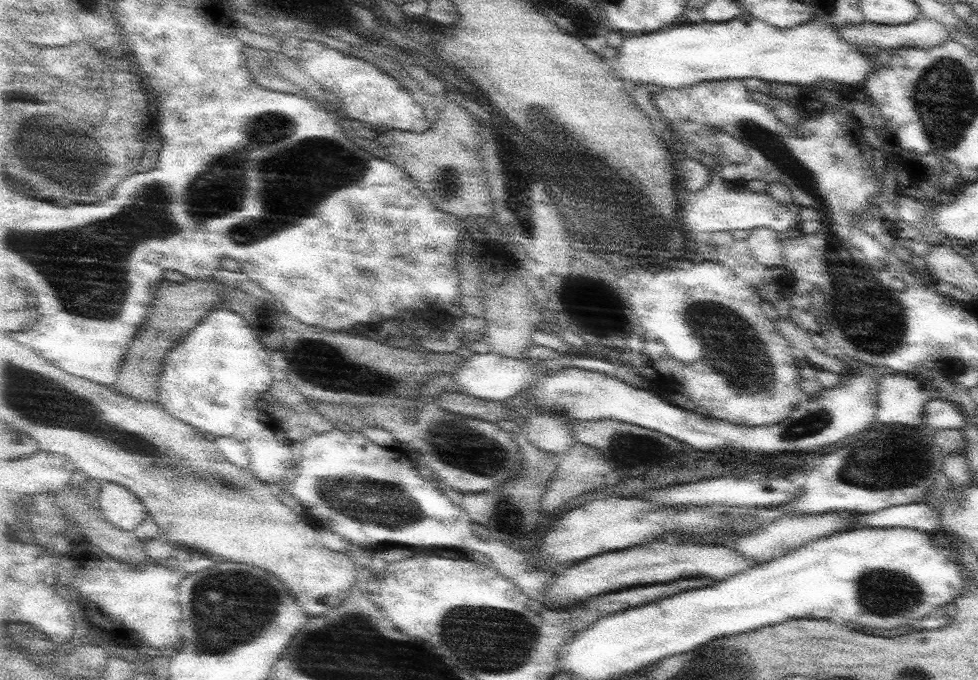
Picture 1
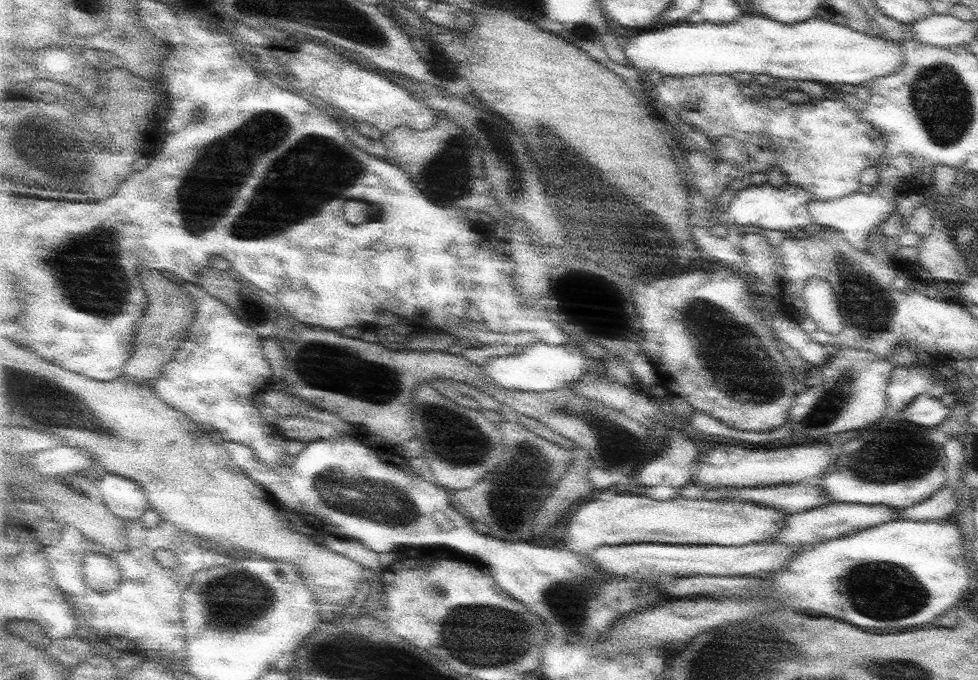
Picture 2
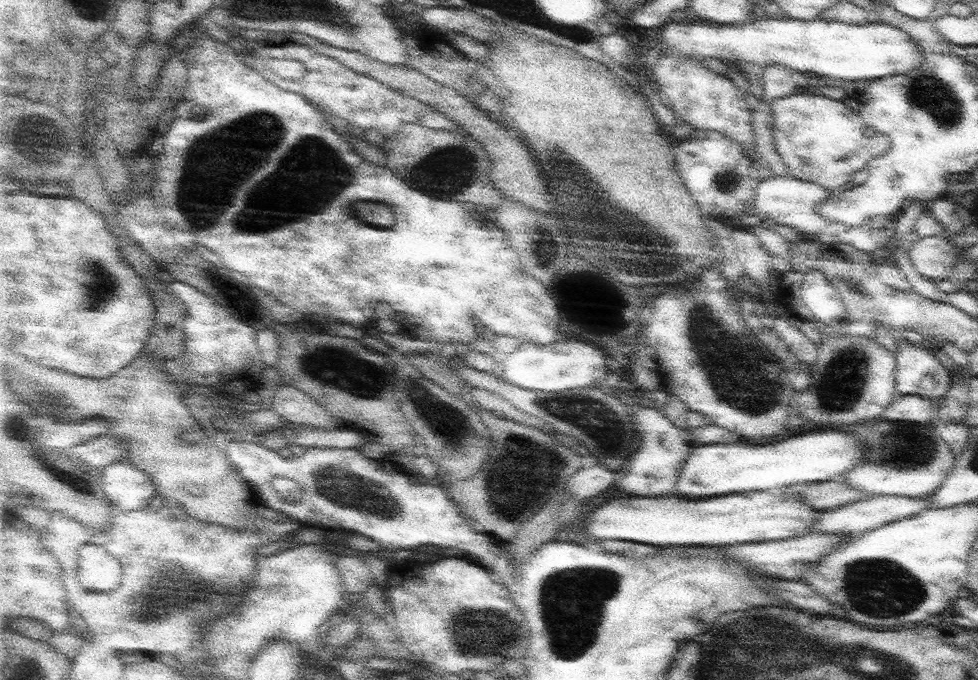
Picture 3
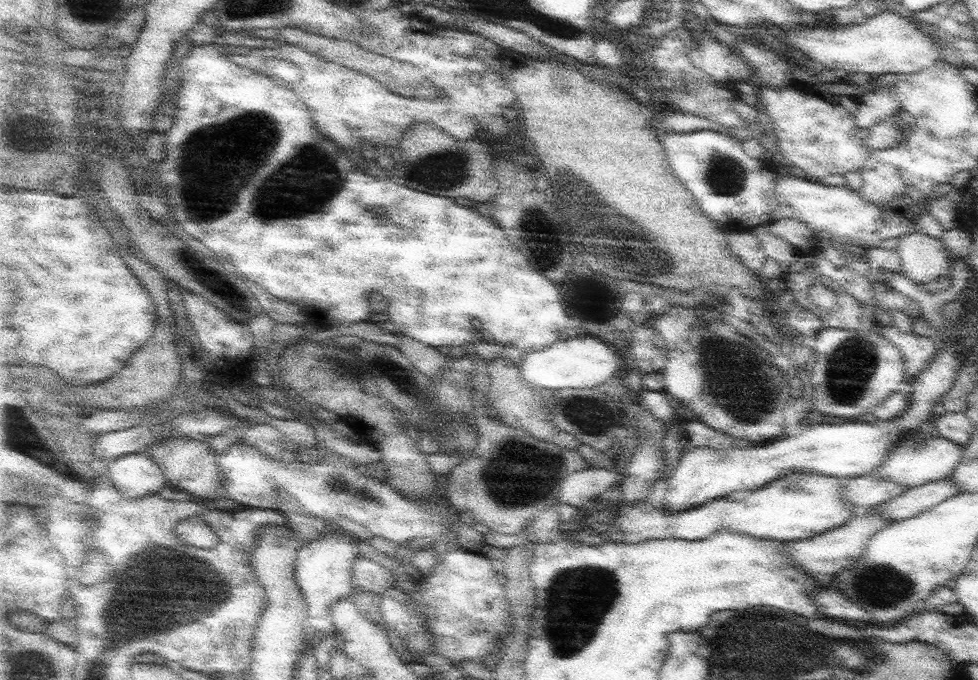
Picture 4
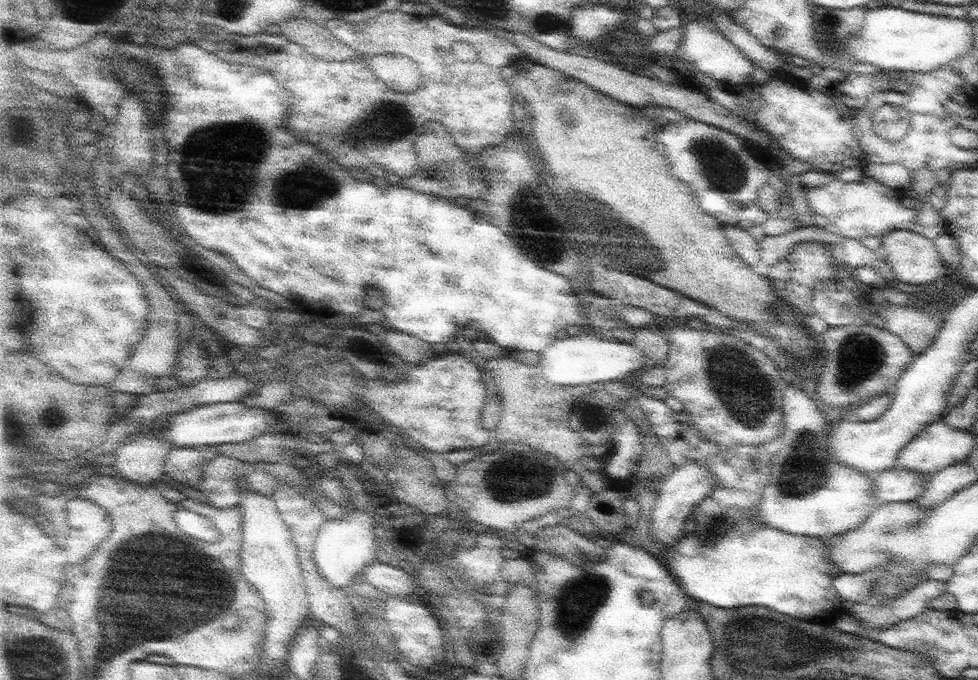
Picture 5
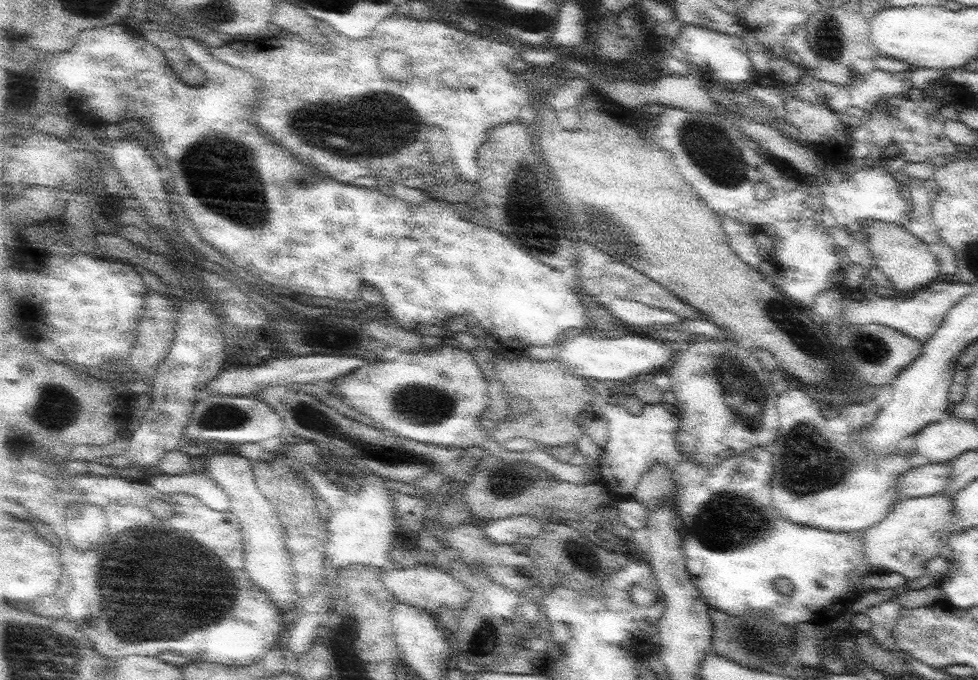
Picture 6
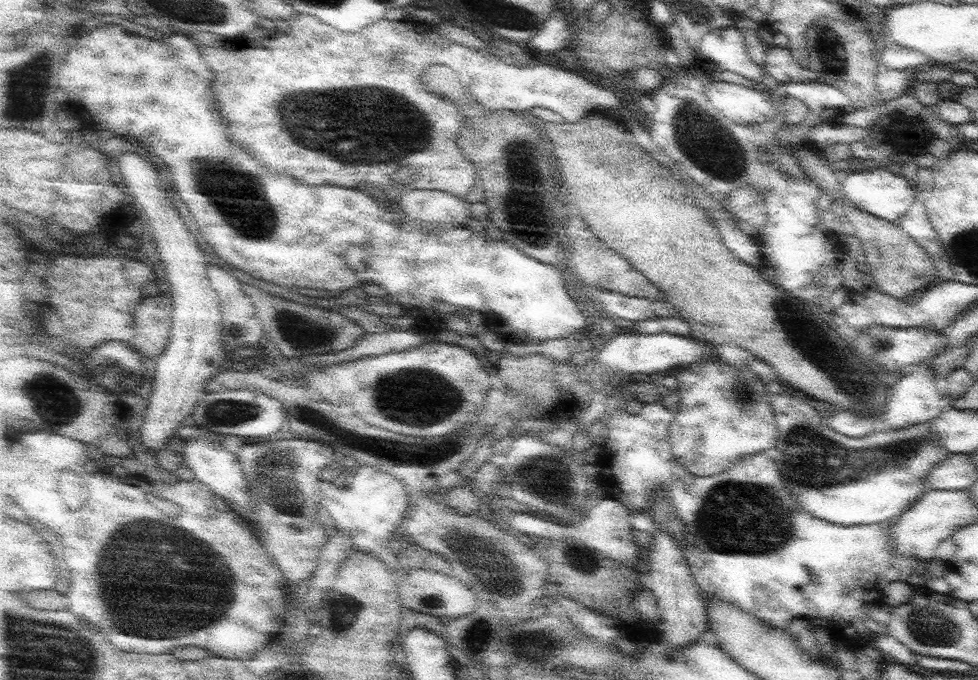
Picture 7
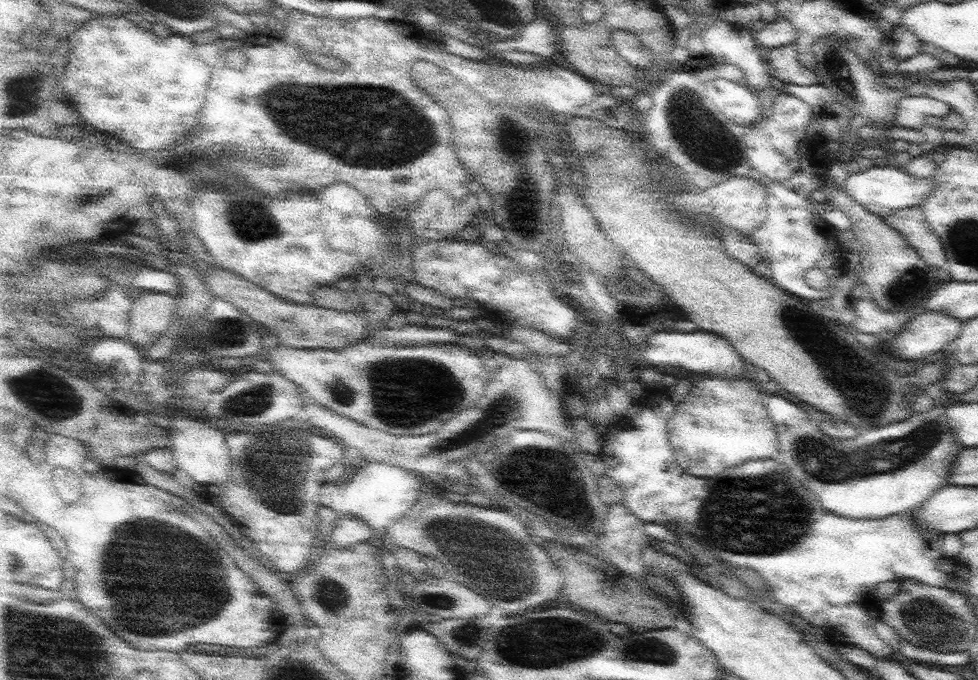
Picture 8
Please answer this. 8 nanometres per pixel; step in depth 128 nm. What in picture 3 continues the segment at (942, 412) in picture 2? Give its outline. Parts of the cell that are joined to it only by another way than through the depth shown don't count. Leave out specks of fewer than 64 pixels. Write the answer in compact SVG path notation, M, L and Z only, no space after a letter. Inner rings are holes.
M918 394L896 396L893 402L884 411L886 420L908 420L908 422L930 422L932 424L932 410L936 404L931 397Z

